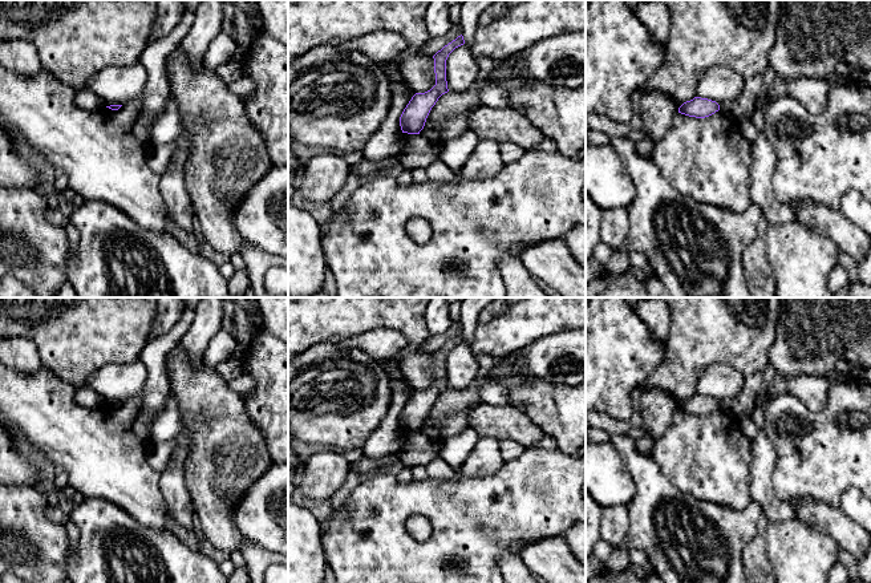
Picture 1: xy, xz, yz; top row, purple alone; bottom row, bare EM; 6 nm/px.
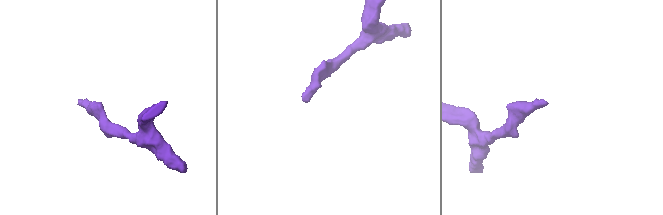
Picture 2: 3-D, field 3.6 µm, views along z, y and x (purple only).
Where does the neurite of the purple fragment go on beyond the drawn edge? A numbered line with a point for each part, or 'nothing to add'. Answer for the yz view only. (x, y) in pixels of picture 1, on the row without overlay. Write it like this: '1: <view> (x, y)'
nothing to add

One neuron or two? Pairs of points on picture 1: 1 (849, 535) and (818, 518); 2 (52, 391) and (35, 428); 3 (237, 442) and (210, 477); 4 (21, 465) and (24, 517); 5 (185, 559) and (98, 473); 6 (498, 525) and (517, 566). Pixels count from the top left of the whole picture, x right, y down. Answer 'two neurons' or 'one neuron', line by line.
1: one neuron
2: one neuron
3: one neuron
4: two neurons
5: two neurons
6: two neurons

